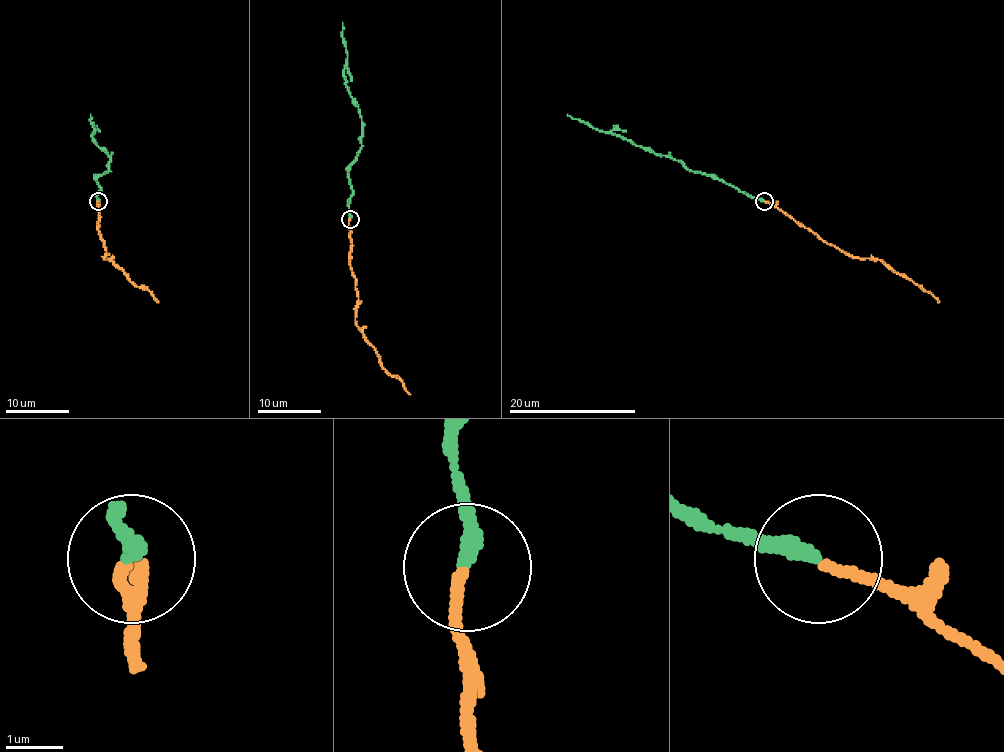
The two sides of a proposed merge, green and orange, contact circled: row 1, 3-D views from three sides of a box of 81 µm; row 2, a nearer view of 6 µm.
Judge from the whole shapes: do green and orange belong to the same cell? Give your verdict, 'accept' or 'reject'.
reject

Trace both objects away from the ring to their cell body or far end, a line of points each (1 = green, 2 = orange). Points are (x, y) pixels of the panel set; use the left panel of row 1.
1: (98, 201), (97, 179), (109, 169), (109, 155), (93, 141), (92, 134), (95, 131), (90, 114)
2: (98, 201), (98, 231), (106, 255), (103, 258), (109, 258), (135, 285), (144, 286), (158, 302)

